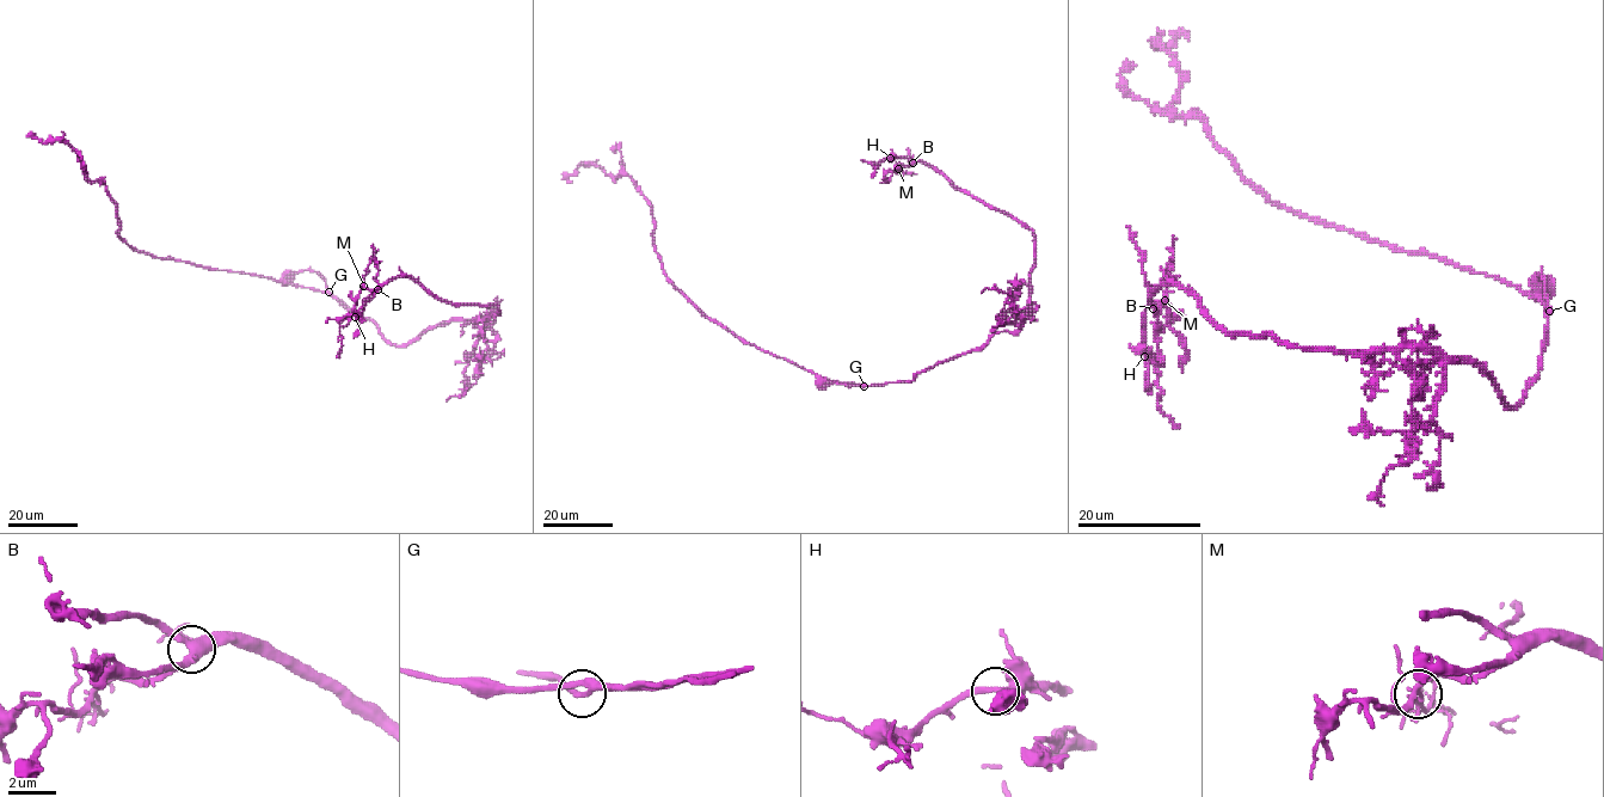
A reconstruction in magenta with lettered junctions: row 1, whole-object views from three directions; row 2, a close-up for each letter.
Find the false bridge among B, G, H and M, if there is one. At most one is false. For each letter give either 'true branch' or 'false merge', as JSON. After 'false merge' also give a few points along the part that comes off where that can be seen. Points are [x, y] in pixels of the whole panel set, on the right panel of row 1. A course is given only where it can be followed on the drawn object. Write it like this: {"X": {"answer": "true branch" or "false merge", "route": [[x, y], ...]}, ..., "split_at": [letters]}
{"B": {"answer": "true branch"}, "G": {"answer": "true branch"}, "H": {"answer": "true branch"}, "M": {"answer": "true branch"}, "split_at": []}

